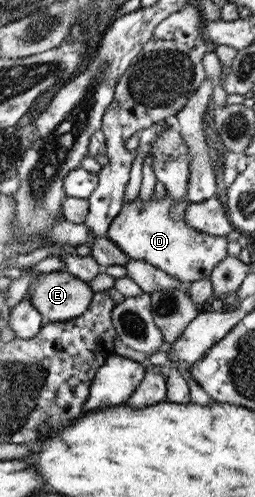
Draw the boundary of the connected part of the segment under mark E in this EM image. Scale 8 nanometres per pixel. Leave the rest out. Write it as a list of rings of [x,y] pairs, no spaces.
[[[66,271],[48,272],[31,280],[25,296],[46,322],[78,317],[89,306],[93,293],[88,282]]]

